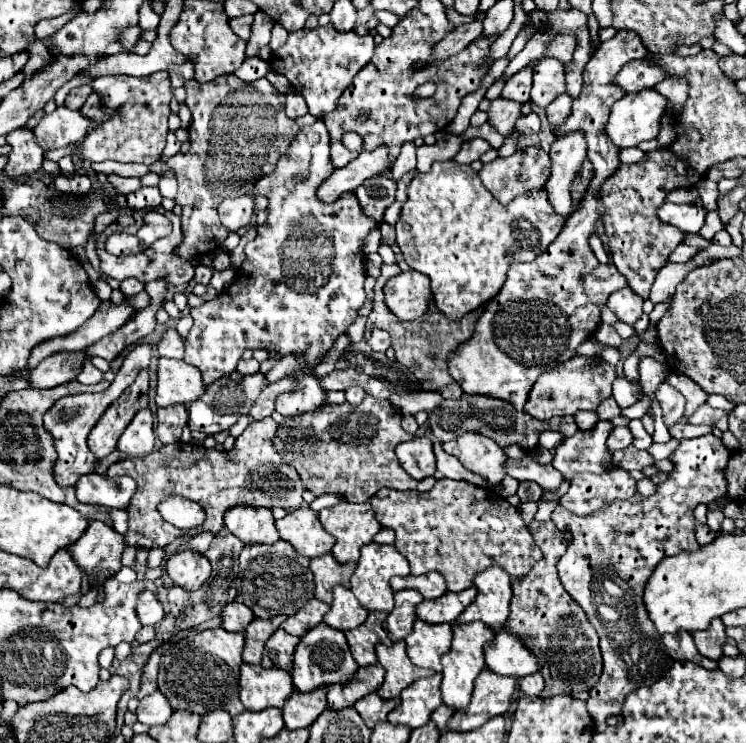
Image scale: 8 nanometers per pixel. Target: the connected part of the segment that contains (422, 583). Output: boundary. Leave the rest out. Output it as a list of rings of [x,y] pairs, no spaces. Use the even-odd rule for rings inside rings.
[[[429,572],[429,574],[423,574],[423,576],[393,576],[391,578],[391,588],[397,592],[397,590],[405,590],[405,588],[413,588],[413,590],[419,590],[423,594],[423,598],[439,598],[447,592],[447,584],[445,584],[445,578],[439,574],[439,572]]]

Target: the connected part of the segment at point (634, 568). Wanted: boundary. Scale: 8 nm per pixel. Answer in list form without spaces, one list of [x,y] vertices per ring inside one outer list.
[[[705,434],[691,440],[681,440],[677,450],[669,456],[673,462],[673,472],[665,482],[657,484],[657,490],[653,496],[645,498],[641,494],[635,494],[633,498],[627,498],[625,502],[613,502],[613,506],[605,506],[605,510],[597,510],[597,514],[589,516],[577,516],[567,512],[565,508],[557,506],[551,520],[561,532],[567,532],[573,536],[567,552],[561,556],[557,568],[559,568],[559,580],[563,588],[575,598],[581,608],[585,610],[589,622],[595,626],[599,640],[601,640],[601,654],[603,654],[603,674],[597,682],[597,686],[591,688],[587,710],[595,724],[605,724],[609,716],[621,716],[623,700],[629,692],[637,690],[639,686],[649,686],[665,676],[665,672],[673,666],[677,660],[693,660],[695,664],[701,664],[703,668],[715,670],[717,662],[705,658],[693,644],[691,634],[657,634],[653,630],[653,622],[649,622],[649,614],[643,604],[643,590],[647,580],[651,578],[655,566],[669,556],[675,556],[683,550],[697,550],[699,544],[695,540],[695,518],[693,510],[697,504],[709,504],[715,498],[727,494],[727,478],[725,478],[725,466],[729,460],[729,450],[723,446],[719,438],[713,434]]]

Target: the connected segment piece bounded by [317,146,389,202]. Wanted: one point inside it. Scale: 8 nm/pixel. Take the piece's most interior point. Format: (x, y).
(367, 164)

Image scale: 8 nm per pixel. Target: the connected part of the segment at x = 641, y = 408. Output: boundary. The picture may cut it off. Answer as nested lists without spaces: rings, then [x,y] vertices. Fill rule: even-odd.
[[[645,396],[641,402],[635,402],[633,406],[629,406],[629,408],[623,408],[621,410],[621,416],[627,420],[635,420],[635,418],[643,418],[643,414],[647,412],[647,408],[649,408],[649,404],[651,404],[651,400],[649,400],[649,396]]]

